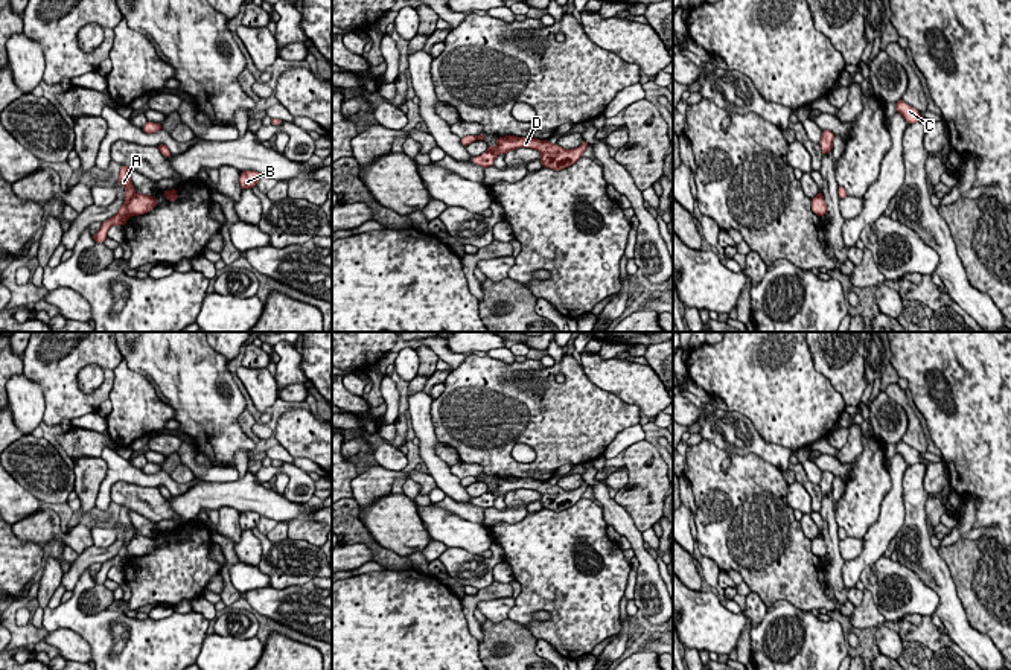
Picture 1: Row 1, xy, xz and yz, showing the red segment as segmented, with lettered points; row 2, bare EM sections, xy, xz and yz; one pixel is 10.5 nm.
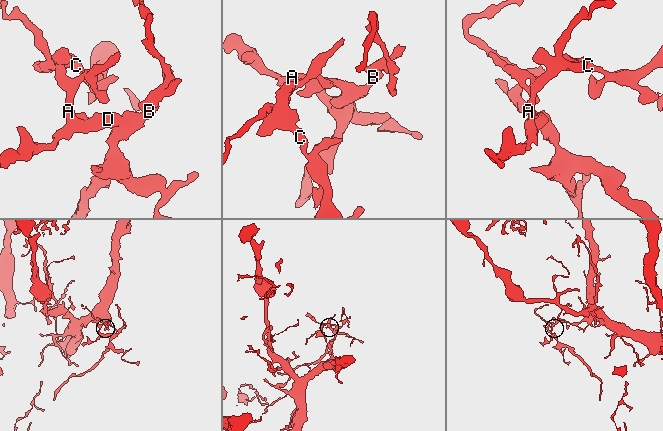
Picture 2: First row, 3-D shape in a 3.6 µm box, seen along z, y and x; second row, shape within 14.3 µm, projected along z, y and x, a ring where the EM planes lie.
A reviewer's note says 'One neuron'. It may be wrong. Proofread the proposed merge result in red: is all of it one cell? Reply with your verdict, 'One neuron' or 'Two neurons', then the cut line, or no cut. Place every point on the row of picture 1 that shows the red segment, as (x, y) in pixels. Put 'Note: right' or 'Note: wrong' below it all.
Two neurons. Split along xy (136, 194), (127, 206), (130, 215)
Note: wrong

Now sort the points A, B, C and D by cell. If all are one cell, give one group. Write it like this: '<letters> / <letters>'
A C / B D

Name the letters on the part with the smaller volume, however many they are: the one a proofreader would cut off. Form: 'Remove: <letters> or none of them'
Remove: B, D

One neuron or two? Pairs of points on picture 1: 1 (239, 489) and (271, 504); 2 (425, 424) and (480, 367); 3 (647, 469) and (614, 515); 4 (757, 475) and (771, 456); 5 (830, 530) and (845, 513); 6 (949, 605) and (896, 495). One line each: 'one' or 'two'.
1: one
2: two
3: two
4: two
5: two
6: two

